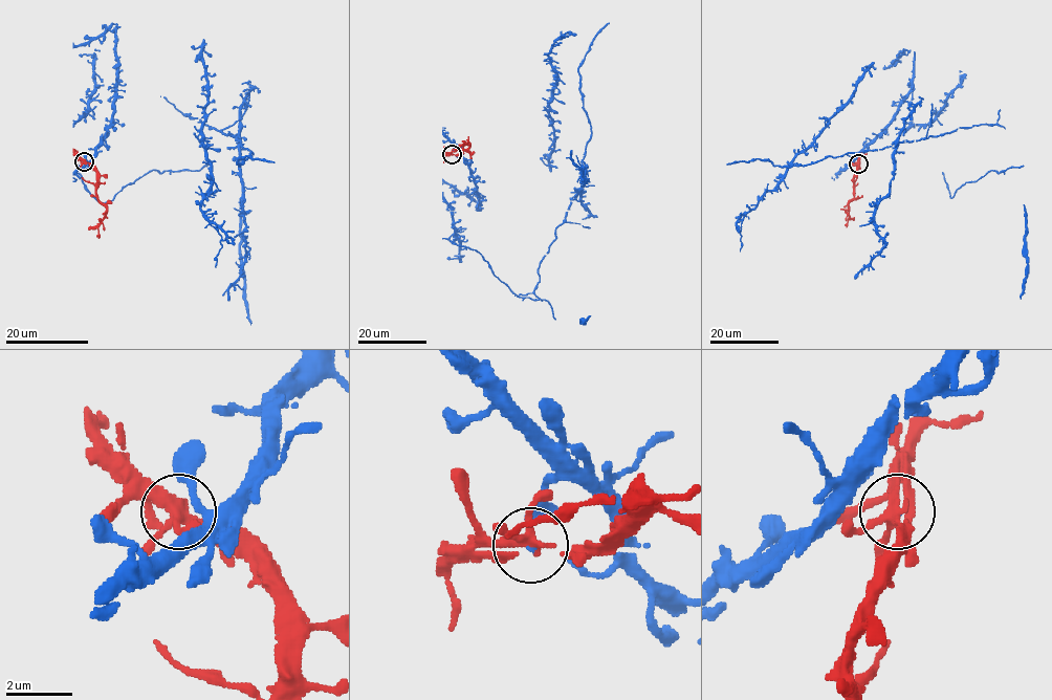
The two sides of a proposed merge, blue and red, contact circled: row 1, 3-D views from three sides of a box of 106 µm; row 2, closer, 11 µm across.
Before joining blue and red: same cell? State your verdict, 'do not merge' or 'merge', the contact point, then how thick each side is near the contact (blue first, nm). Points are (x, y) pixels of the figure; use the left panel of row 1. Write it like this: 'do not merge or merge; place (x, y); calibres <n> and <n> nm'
merge; place (84, 161); calibres 60 and 260 nm

